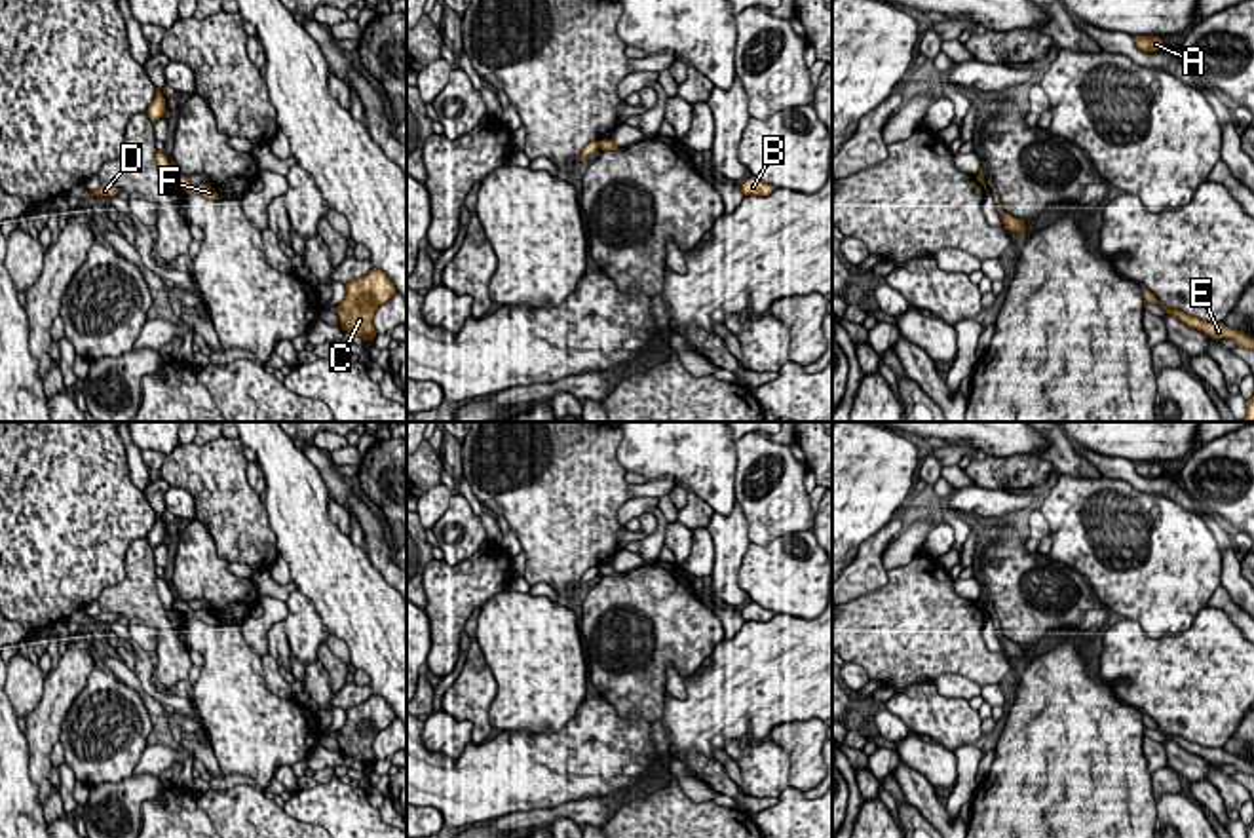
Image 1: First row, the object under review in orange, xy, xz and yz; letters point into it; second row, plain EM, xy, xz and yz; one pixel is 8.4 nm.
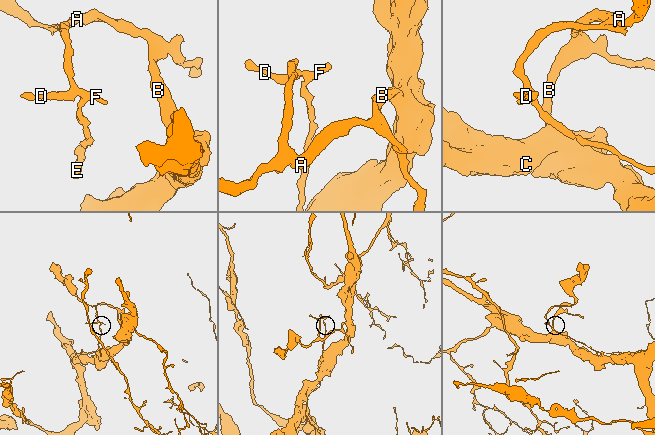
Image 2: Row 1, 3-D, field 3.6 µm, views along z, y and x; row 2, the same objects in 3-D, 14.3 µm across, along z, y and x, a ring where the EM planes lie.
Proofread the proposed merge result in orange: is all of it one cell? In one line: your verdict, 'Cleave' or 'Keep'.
Cleave

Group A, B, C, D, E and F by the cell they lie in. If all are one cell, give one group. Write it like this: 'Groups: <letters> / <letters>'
Groups: A B C D / E F

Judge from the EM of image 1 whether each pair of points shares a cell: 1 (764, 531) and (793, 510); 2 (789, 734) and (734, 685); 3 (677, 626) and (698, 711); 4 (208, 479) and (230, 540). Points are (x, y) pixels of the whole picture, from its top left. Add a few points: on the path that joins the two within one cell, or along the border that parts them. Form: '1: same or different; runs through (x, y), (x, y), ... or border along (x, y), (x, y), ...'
1: same; runs through (772, 523), (785, 510)
2: different; border along (812, 717), (779, 723), (766, 738)
3: different; border along (702, 667), (683, 677)
4: same; runs through (223, 495), (230, 525)

